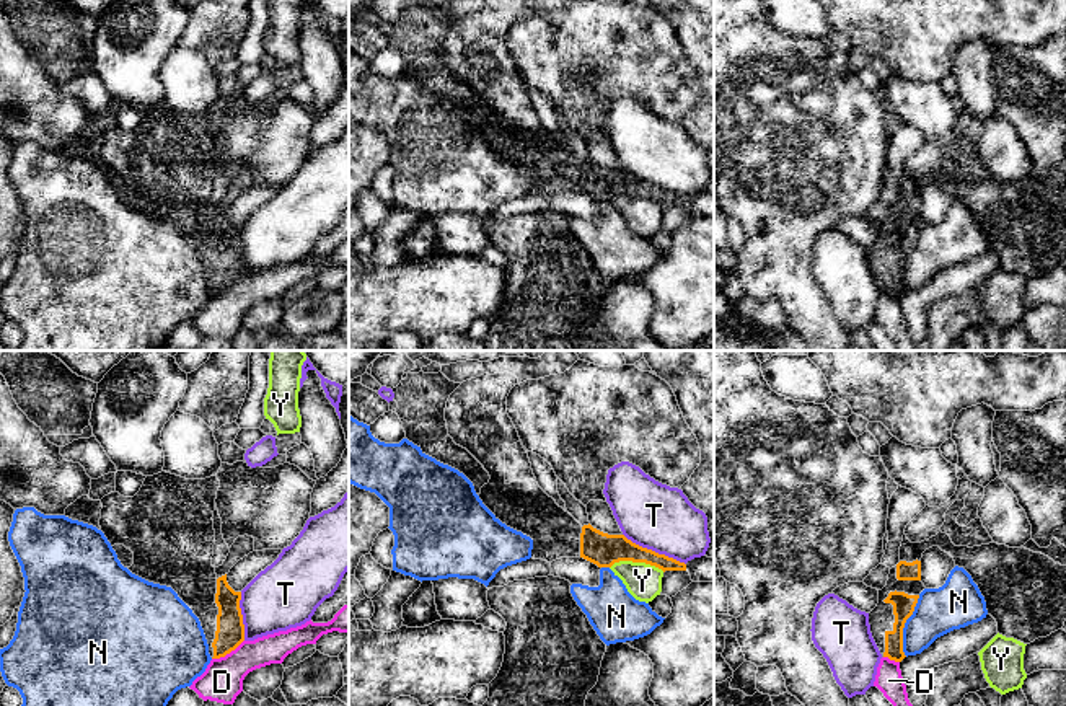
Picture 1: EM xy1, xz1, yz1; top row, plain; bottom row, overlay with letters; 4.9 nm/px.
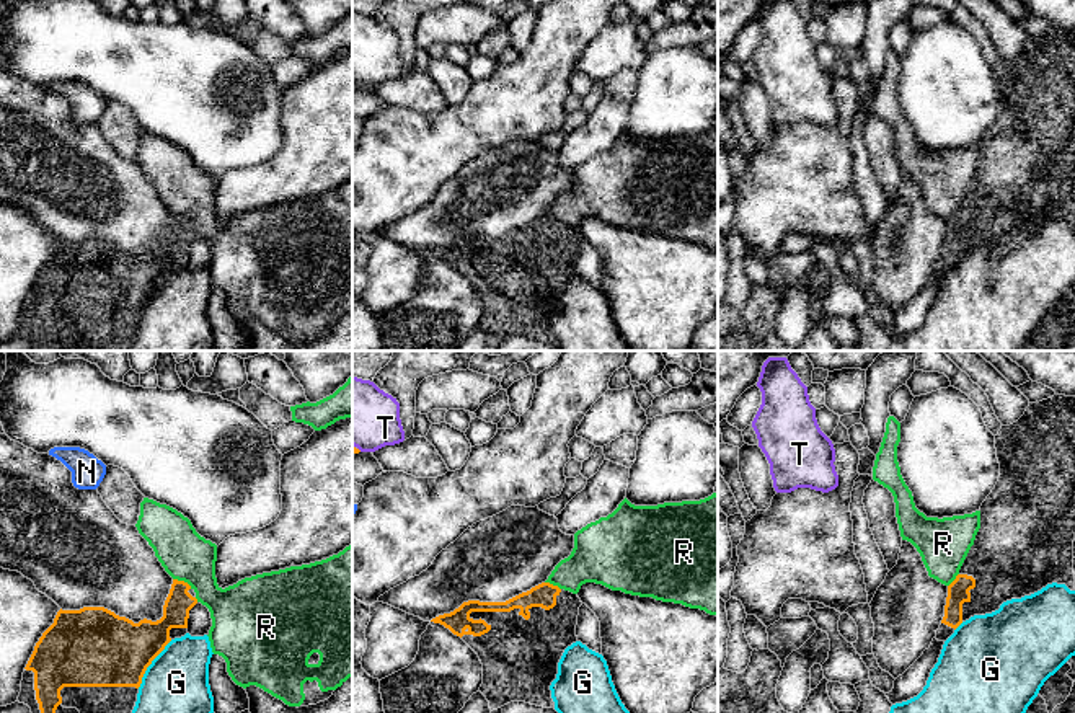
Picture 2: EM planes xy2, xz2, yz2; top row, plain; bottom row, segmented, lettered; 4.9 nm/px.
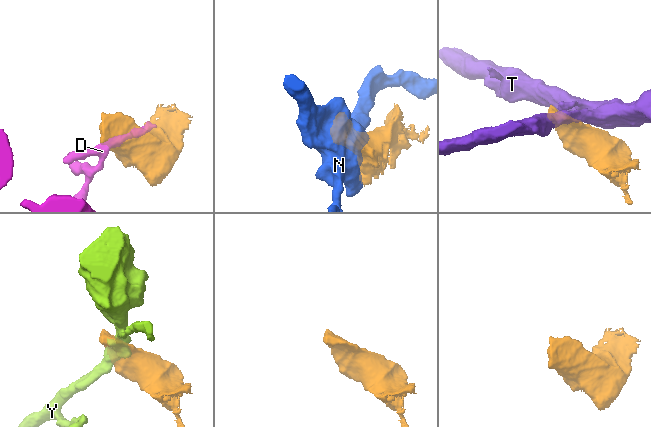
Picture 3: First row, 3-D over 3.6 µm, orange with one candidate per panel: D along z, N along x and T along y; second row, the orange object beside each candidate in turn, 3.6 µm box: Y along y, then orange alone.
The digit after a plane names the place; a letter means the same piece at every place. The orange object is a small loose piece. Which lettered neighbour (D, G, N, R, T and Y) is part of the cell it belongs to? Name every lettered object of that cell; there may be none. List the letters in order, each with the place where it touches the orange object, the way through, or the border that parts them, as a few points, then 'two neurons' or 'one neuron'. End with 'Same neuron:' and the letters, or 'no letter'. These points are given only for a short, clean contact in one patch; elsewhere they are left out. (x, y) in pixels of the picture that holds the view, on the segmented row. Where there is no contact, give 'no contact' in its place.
D: xy1 (227, 653) | along xy1 (243, 639), (224, 656), (212, 659) | two neurons
G: xy2 (150, 663) | two neurons
N: yz1 (903, 626) | along yz1 (920, 595), (903, 628), (905, 656) | two neurons
R: xy2 (183, 581) | along xy2 (173, 578), (183, 580), (191, 588) | two neurons
T: xz1 (654, 551) | two neurons
Y: xz1 (638, 561) | two neurons
Same neuron: no letter

